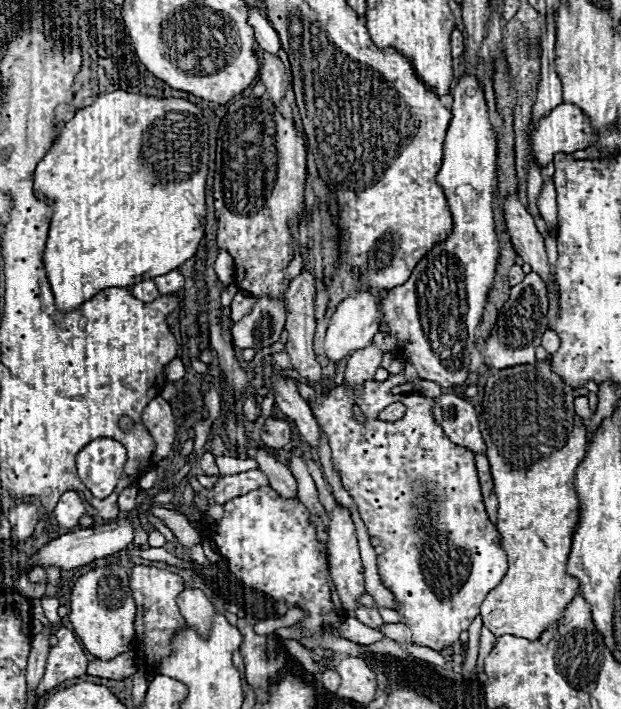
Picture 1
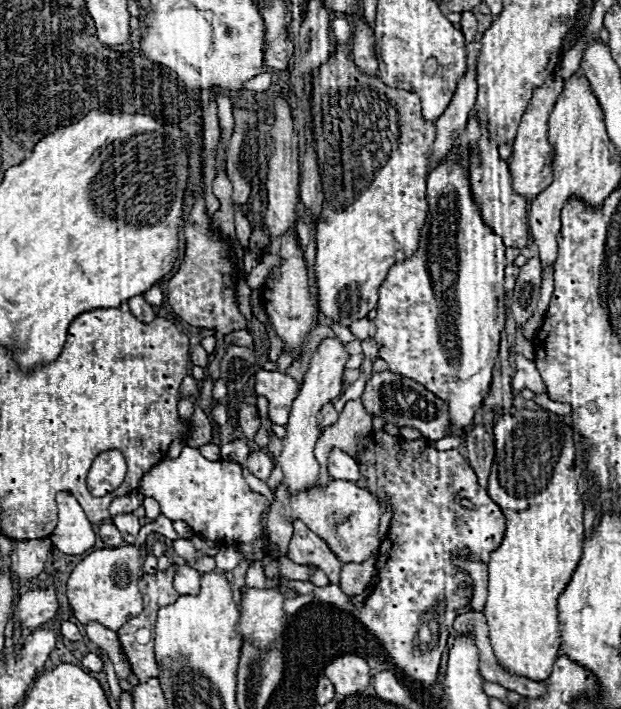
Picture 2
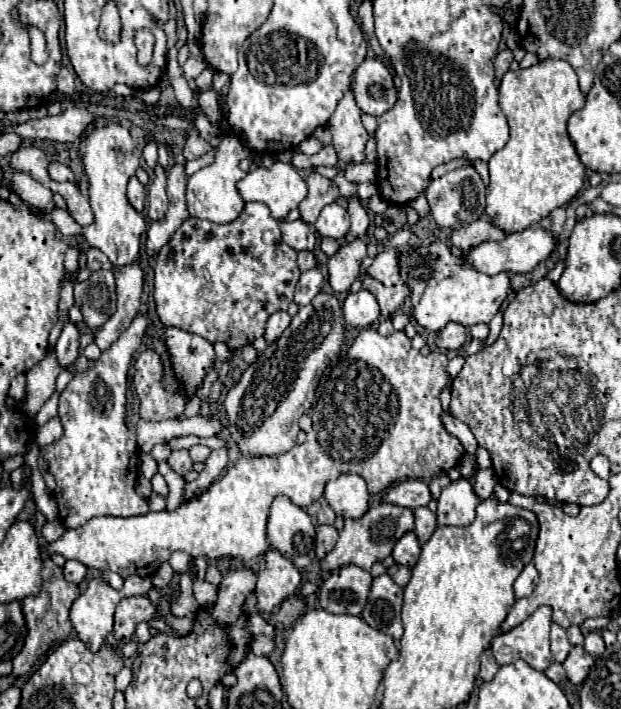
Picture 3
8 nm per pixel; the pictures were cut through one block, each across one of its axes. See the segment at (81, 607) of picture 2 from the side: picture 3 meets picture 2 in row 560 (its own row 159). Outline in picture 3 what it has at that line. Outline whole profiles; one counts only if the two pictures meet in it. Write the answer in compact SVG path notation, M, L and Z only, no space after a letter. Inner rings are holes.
M104 124L80 142L78 152L90 182L90 206L96 218L94 224L84 228L82 236L90 246L102 250L114 266L136 262L140 258L140 236L146 228L144 216L136 212L126 198L126 184L140 168L140 150L136 142L124 126Z

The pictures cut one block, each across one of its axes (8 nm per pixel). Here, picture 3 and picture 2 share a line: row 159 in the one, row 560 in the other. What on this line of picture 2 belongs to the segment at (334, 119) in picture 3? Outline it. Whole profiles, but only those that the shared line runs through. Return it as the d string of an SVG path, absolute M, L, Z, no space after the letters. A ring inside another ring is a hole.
M332 480L326 488L312 486L292 496L280 482L276 488L272 488L272 494L274 500L268 514L268 532L272 542L270 548L276 550L278 556L286 552L286 544L290 540L290 524L296 518L300 518L308 528L312 528L312 532L316 532L322 540L326 540L326 544L342 564L350 562L360 564L372 552L378 550L380 540L376 538L376 530L380 524L380 516L384 514L384 508L376 502L376 498L368 490L354 486L352 482L346 480Z

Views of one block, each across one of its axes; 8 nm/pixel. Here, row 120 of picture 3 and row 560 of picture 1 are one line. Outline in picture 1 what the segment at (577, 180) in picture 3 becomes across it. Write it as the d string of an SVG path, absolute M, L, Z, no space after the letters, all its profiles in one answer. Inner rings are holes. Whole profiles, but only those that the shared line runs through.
M548 360L538 362L536 366L516 366L516 368L504 368L504 370L496 370L490 374L488 382L486 382L486 390L484 390L484 402L482 402L482 414L480 414L480 430L482 430L482 438L486 442L486 456L490 460L490 468L492 468L492 478L494 478L494 492L498 496L498 532L502 536L502 546L508 554L508 572L504 576L504 580L500 582L500 586L496 586L486 600L482 602L480 614L484 618L484 626L488 630L492 630L496 636L502 634L512 634L512 636L520 636L520 638L528 638L532 642L536 642L542 632L546 632L550 626L556 626L562 618L562 612L566 610L566 606L572 602L572 598L578 594L578 582L574 578L570 578L566 574L566 562L568 562L568 554L570 554L570 546L572 546L572 534L578 522L578 498L576 498L576 490L574 490L574 474L578 464L582 462L584 454L586 454L586 428L582 424L582 418L574 412L574 396L568 394L566 390L574 390L572 386L564 384L550 368Z

